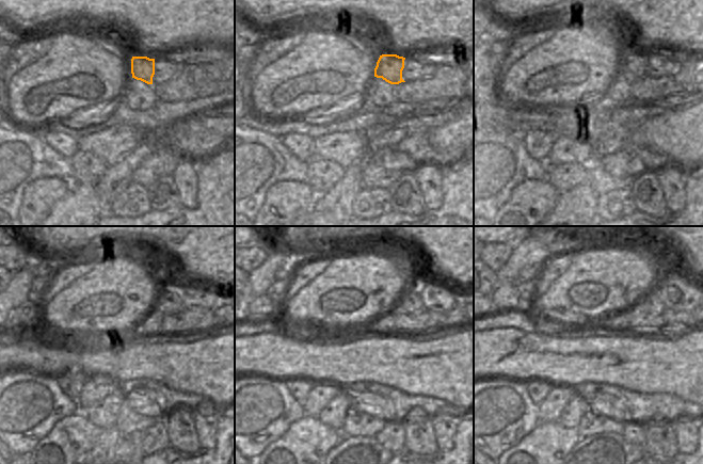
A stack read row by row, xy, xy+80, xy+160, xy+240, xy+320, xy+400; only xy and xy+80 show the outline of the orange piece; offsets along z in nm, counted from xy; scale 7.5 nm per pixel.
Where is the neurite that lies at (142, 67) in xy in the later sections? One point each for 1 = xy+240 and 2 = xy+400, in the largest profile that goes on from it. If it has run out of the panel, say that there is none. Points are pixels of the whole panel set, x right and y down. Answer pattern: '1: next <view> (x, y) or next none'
1: next xy+240 (170, 302)
2: next xy+400 (652, 304)

